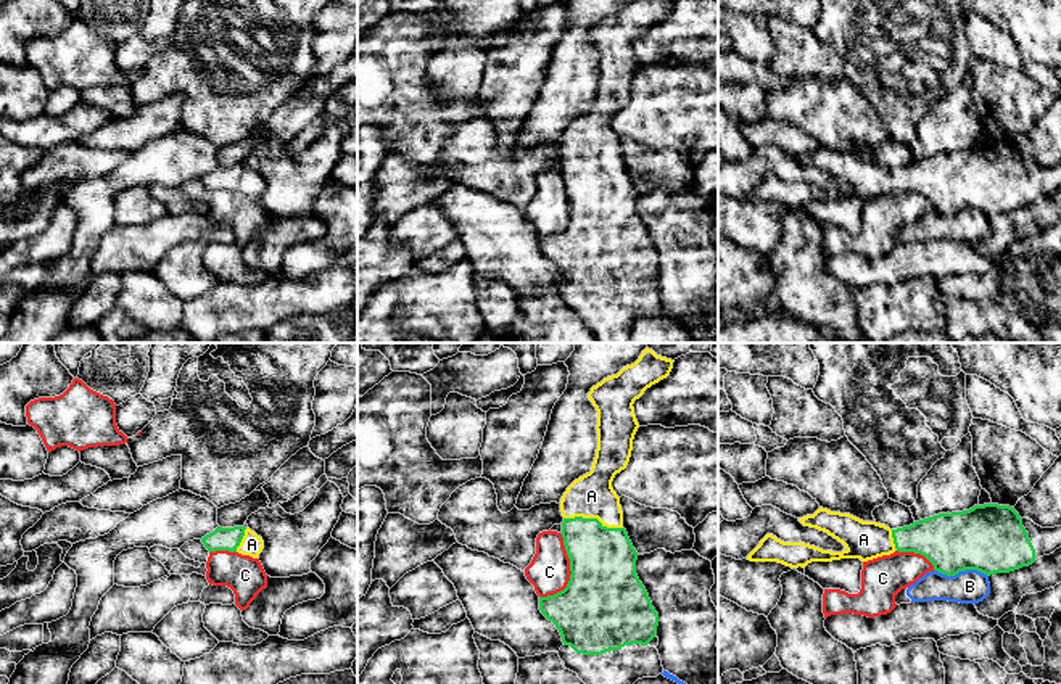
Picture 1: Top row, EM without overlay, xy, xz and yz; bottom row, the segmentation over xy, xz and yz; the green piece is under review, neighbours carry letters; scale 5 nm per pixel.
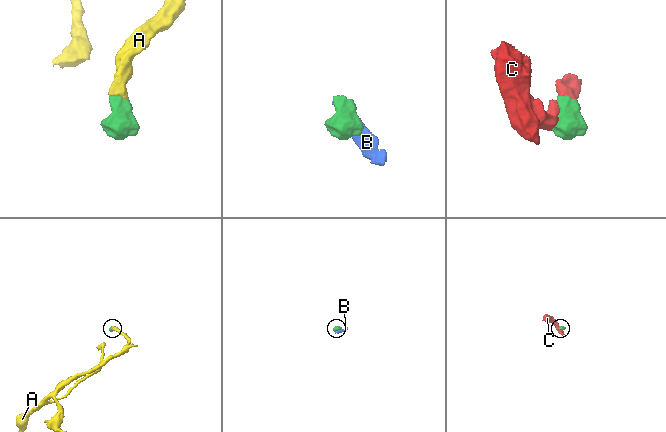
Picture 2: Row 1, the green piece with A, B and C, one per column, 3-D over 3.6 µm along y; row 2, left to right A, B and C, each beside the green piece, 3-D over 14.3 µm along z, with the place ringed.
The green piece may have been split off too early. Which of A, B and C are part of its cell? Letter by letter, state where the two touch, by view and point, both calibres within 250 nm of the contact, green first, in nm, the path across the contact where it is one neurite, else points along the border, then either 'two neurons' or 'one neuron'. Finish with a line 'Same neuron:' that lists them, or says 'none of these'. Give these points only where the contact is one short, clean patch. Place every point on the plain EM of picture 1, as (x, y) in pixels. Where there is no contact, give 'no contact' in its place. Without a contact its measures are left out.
A: meets green in xz at (593, 158); 340 nm thick on the green side, 220 nm on the other; runs through xz (602, 200), (593, 174), (593, 158), (591, 135); one neuron
B: meets green in yz at (961, 210); 340 nm thick on the green side, 170 nm on the other; two neurons
C: meets green in xz at (572, 213); 440 nm thick on the green side, 200 nm on the other; two neurons
Same neuron: A

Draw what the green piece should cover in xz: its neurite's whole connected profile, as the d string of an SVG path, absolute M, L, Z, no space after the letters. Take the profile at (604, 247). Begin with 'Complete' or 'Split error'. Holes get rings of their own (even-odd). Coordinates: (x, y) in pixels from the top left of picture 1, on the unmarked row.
Split error. M636 0L623 6L617 14L604 18L588 32L589 40L597 50L597 89L591 111L575 119L562 135L560 151L562 177L570 198L570 220L567 227L554 235L539 237L541 253L555 264L564 285L559 290L565 307L592 330L599 343L631 343L633 325L642 317L657 317L663 312L658 290L649 282L657 275L658 253L652 246L649 233L636 214L638 192L623 167L623 151L620 137L612 127L617 113L626 108L633 79L639 68L634 55L634 40L647 27L667 18L675 0Z

